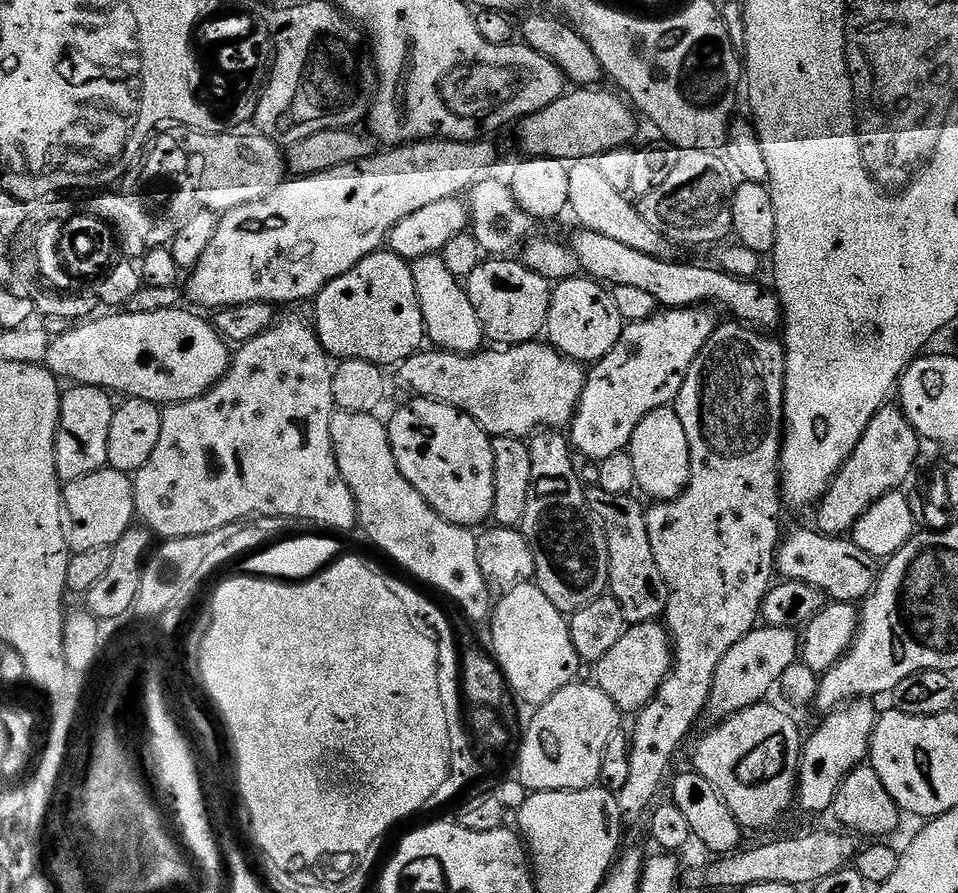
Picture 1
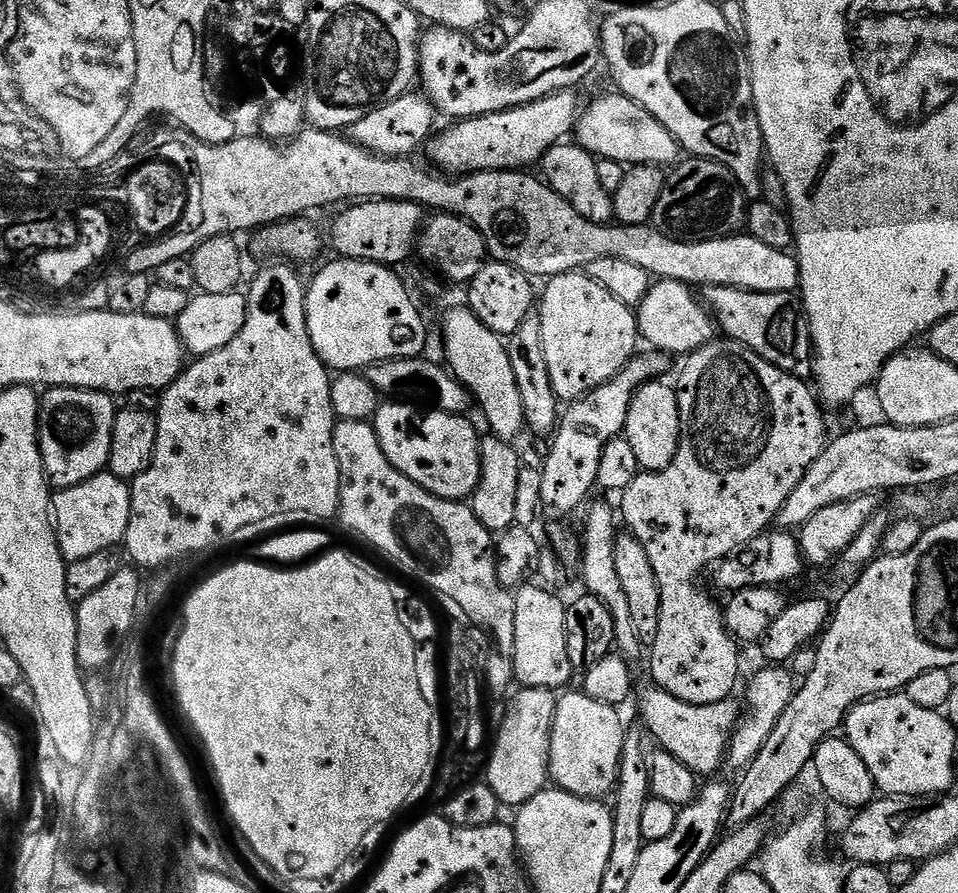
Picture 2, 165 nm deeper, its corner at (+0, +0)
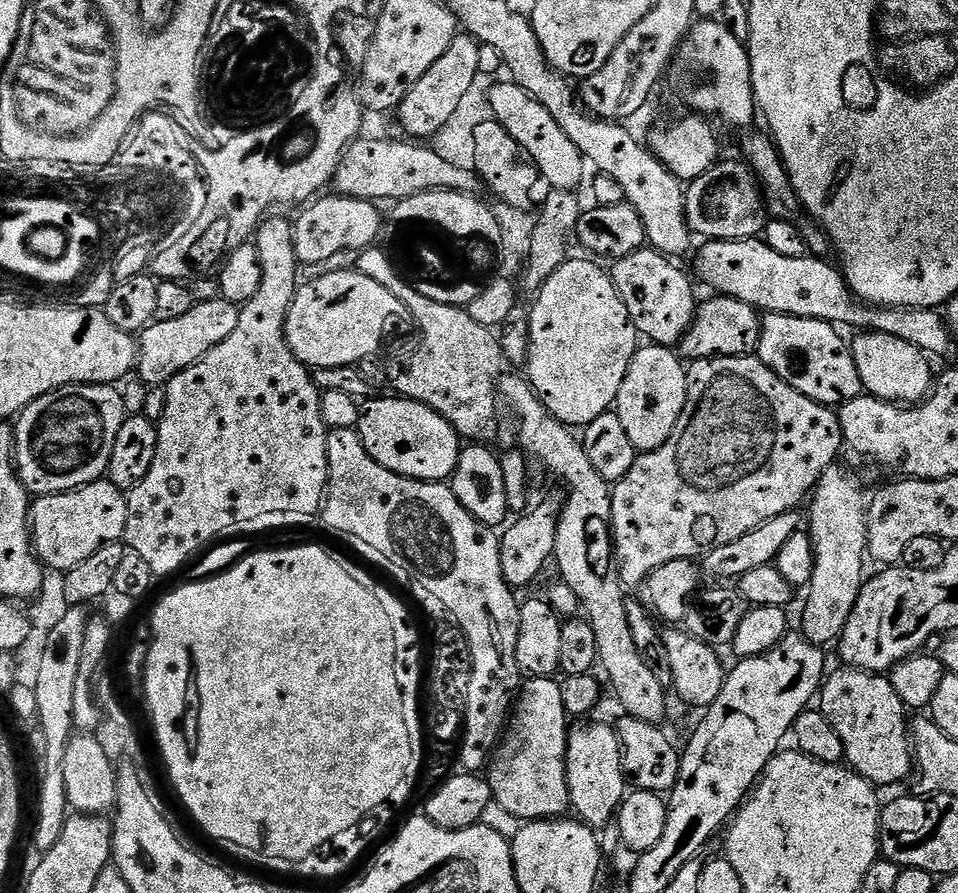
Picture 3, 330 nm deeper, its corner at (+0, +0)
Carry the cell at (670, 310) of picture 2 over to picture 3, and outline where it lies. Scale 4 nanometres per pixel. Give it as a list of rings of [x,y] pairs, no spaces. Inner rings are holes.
[[[719,294],[699,305],[687,332],[680,340],[678,352],[685,361],[705,360],[715,356],[750,356],[760,341],[761,313],[738,298]]]

